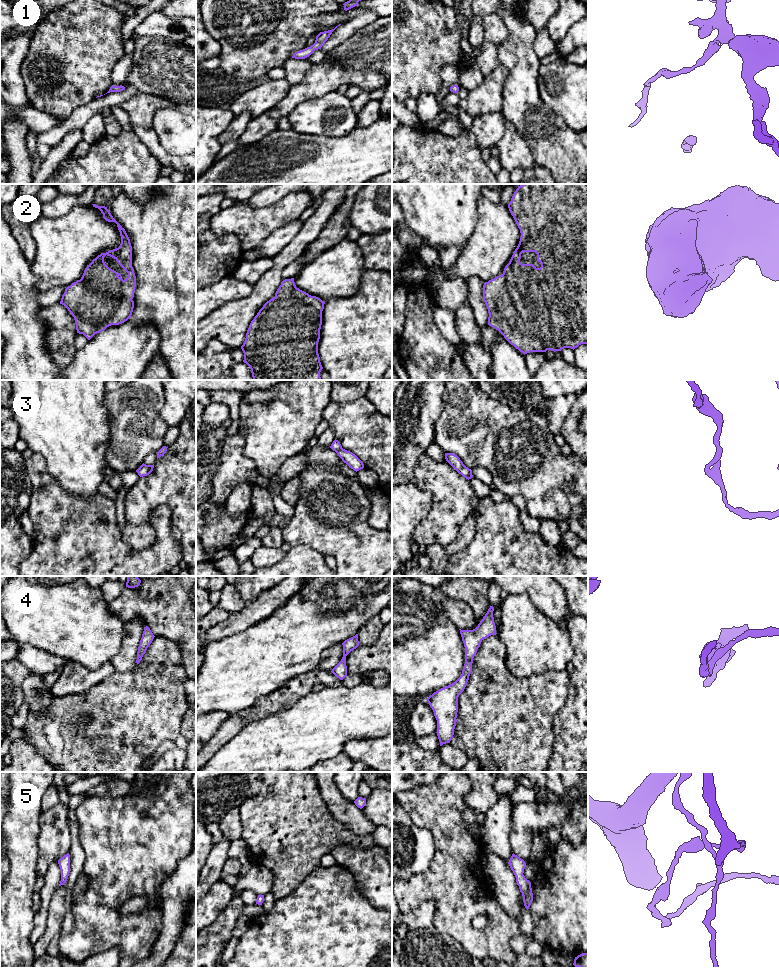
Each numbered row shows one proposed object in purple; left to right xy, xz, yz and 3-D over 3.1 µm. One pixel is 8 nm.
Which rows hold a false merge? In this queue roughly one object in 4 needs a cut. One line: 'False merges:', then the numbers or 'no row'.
False merges: no row

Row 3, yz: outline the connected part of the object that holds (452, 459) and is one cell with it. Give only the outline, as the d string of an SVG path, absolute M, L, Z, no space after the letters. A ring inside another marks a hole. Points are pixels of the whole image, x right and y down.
M445 453L446 461L463 477L471 479L473 477L472 470L466 467L460 458L453 453Z

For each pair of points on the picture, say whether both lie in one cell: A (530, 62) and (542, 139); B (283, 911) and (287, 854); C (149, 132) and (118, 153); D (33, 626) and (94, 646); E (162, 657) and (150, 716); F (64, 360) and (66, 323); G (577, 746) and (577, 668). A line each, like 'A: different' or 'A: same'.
A: same
B: different
C: different
D: same
E: same
F: same
G: same

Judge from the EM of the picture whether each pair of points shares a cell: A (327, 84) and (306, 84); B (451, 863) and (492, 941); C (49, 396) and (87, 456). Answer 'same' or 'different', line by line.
A: same
B: same
C: same

